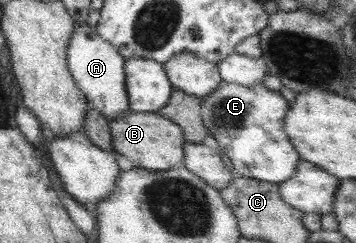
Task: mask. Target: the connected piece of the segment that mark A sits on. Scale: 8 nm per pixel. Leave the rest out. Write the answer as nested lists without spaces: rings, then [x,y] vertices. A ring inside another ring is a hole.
[[[86,21],[76,22],[76,32],[72,34],[68,48],[68,65],[76,83],[88,97],[88,102],[100,110],[109,122],[119,119],[130,109],[126,64],[127,59],[120,49],[105,40],[96,26],[89,26]]]

